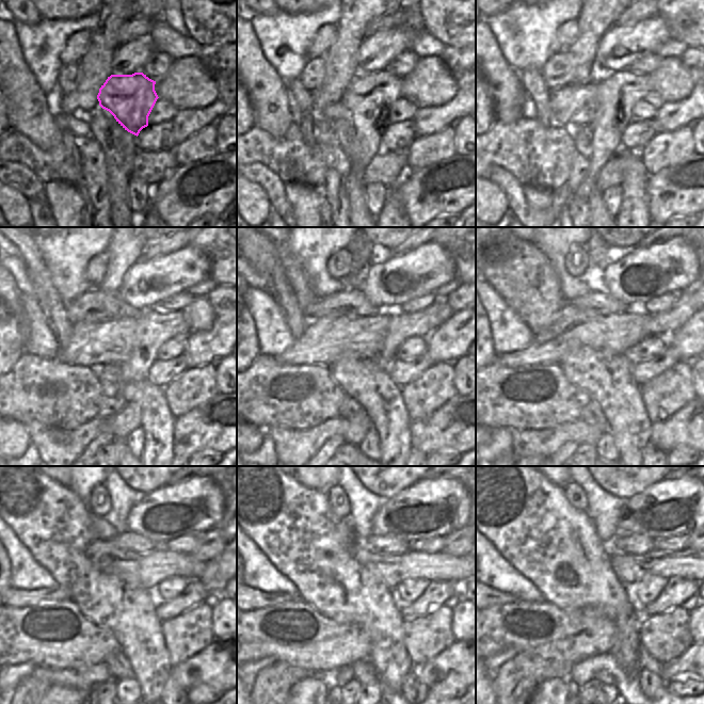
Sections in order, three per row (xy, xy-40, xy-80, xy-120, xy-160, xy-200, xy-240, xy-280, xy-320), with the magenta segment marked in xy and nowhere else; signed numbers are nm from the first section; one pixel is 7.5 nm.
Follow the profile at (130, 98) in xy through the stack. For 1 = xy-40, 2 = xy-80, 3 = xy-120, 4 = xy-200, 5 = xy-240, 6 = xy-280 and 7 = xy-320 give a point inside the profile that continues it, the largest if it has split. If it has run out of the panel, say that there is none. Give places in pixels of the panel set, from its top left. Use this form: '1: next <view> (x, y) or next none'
1: next xy-40 (369, 97)
2: next xy-80 (618, 93)
3: next xy-120 (154, 329)
4: next xy-200 (662, 324)
5: next xy-240 (211, 543)
6: next xy-280 (453, 542)
7: next xy-320 (692, 541)

